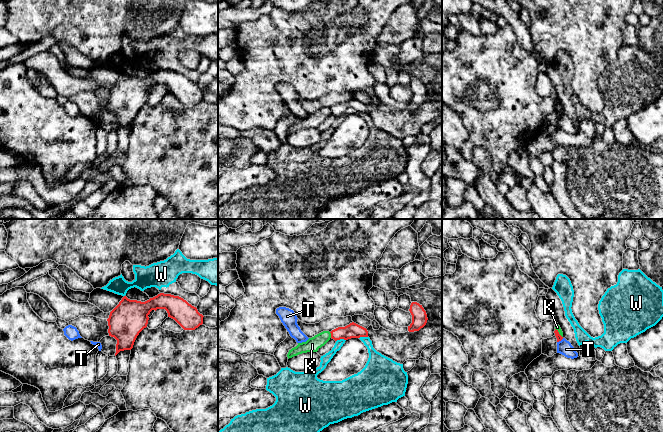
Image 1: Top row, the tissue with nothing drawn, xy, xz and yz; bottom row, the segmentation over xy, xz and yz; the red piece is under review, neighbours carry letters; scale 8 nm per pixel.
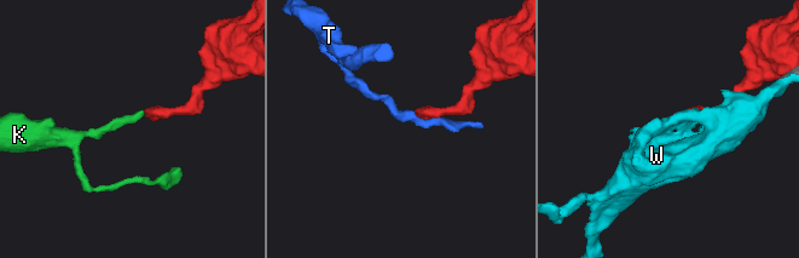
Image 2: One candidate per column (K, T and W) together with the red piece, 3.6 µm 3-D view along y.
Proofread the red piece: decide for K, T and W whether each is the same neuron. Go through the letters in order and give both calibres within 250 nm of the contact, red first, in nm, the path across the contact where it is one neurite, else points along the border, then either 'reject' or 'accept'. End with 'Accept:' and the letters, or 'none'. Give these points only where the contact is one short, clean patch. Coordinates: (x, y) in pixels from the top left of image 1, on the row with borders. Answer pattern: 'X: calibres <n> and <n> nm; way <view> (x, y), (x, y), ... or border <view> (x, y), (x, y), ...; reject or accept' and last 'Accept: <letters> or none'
K: calibres 120 and 110 nm; border xz (329, 332), (331, 337); reject
T: calibres 50 and 120 nm; reject
W: calibres 120 and 80 nm; reject
Accept: none

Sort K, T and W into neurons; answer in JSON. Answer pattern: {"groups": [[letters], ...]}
{"groups": [["K"], ["T"], ["W"]]}

